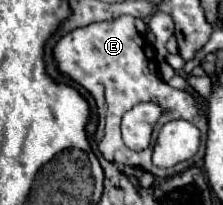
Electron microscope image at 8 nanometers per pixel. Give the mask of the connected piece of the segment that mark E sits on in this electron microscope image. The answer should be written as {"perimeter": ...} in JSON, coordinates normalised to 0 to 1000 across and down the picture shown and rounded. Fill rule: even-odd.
{"perimeter":[[[534,78],[534,88],[480,98],[480,107],[417,107],[408,127],[372,127],[354,146],[327,146],[327,156],[291,166],[247,215],[238,283],[247,283],[256,341],[274,361],[291,361],[300,380],[318,380],[327,400],[363,410],[426,478],[435,527],[453,527],[444,546],[471,566],[471,654],[462,654],[462,683],[444,702],[444,732],[453,732],[471,780],[516,790],[534,810],[614,810],[614,820],[641,820],[650,839],[677,839],[686,859],[785,859],[785,849],[839,829],[848,810],[865,810],[883,780],[910,771],[919,683],[928,683],[928,566],[901,537],[901,517],[892,517],[892,498],[865,459],[848,459],[839,439],[785,439],[704,371],[695,244],[605,146],[605,88],[596,78]],[[408,332],[417,332],[417,351],[408,351]],[[650,488],[704,488],[749,537],[731,556],[731,576],[713,576],[695,654],[758,585],[839,585],[839,595],[857,595],[865,615],[892,624],[901,722],[848,780],[848,800],[794,800],[776,820],[731,829],[731,820],[686,810],[686,790],[677,790],[686,712],[659,722],[659,732],[605,741],[605,732],[578,732],[552,702],[543,644],[534,644],[543,576],[570,537],[587,537],[605,507],[650,498]]]}

